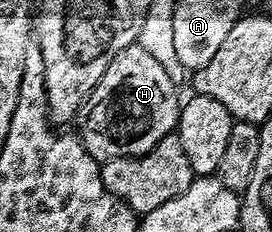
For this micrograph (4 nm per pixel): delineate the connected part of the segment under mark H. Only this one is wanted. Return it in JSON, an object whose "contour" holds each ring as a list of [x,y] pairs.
{"contour":[[[138,42],[131,43],[122,53],[106,65],[106,73],[102,73],[102,81],[98,81],[96,88],[88,94],[84,104],[74,120],[75,130],[78,132],[80,142],[83,143],[86,153],[100,163],[105,163],[116,157],[138,157],[150,153],[162,137],[173,134],[180,121],[182,99],[176,96],[178,83],[172,80],[162,65],[158,65],[155,57],[150,57],[146,49],[140,47]]]}

